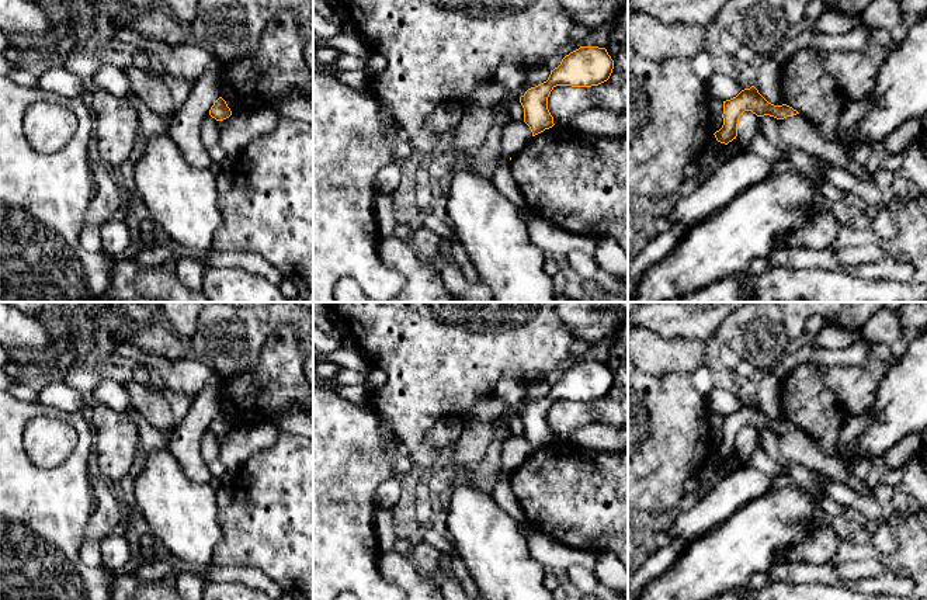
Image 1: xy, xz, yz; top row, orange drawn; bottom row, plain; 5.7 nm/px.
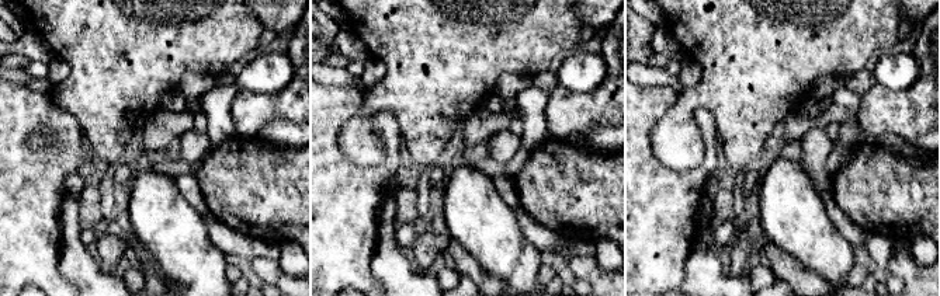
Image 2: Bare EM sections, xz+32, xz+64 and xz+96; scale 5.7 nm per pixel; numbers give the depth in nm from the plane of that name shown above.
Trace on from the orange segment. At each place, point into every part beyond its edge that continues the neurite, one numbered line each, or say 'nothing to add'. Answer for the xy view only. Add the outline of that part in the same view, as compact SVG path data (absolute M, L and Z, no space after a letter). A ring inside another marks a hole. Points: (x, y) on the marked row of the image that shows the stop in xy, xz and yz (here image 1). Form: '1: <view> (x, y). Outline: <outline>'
nothing to add

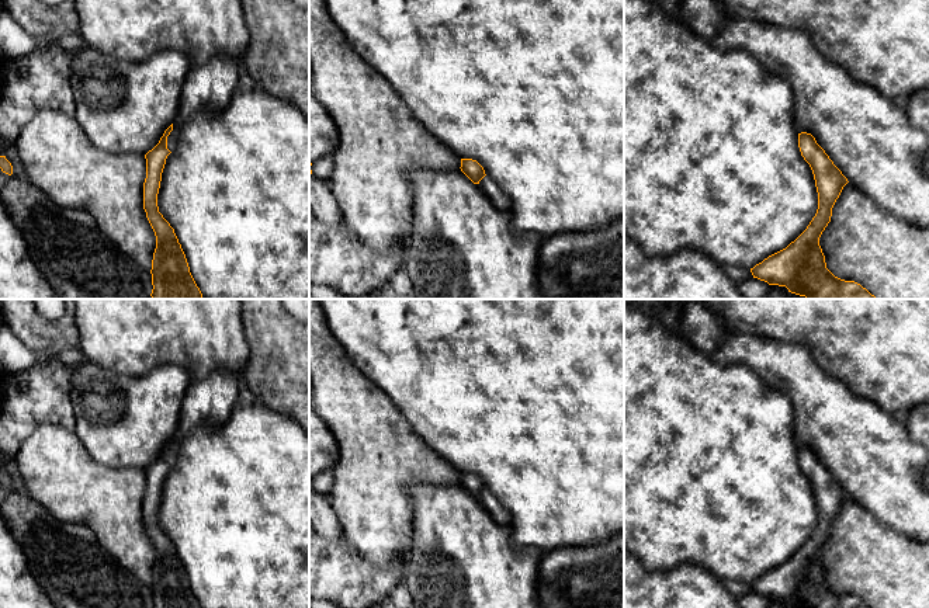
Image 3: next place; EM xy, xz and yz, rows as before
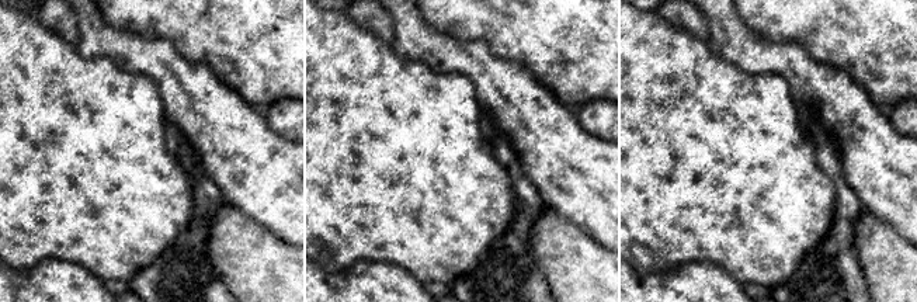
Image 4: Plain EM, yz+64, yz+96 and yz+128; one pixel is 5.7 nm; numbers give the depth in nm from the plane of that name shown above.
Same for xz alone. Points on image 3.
1: xz (499, 200). Outline: M485 176L479 181L479 187L498 209L505 211L507 208L512 208L512 201L498 188L498 185L488 176Z

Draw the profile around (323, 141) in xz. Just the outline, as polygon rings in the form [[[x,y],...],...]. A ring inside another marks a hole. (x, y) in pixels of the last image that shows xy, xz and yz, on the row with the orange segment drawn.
[[[309,65],[309,163],[313,163],[320,157],[332,156],[339,139],[334,121],[311,91],[311,74]]]

